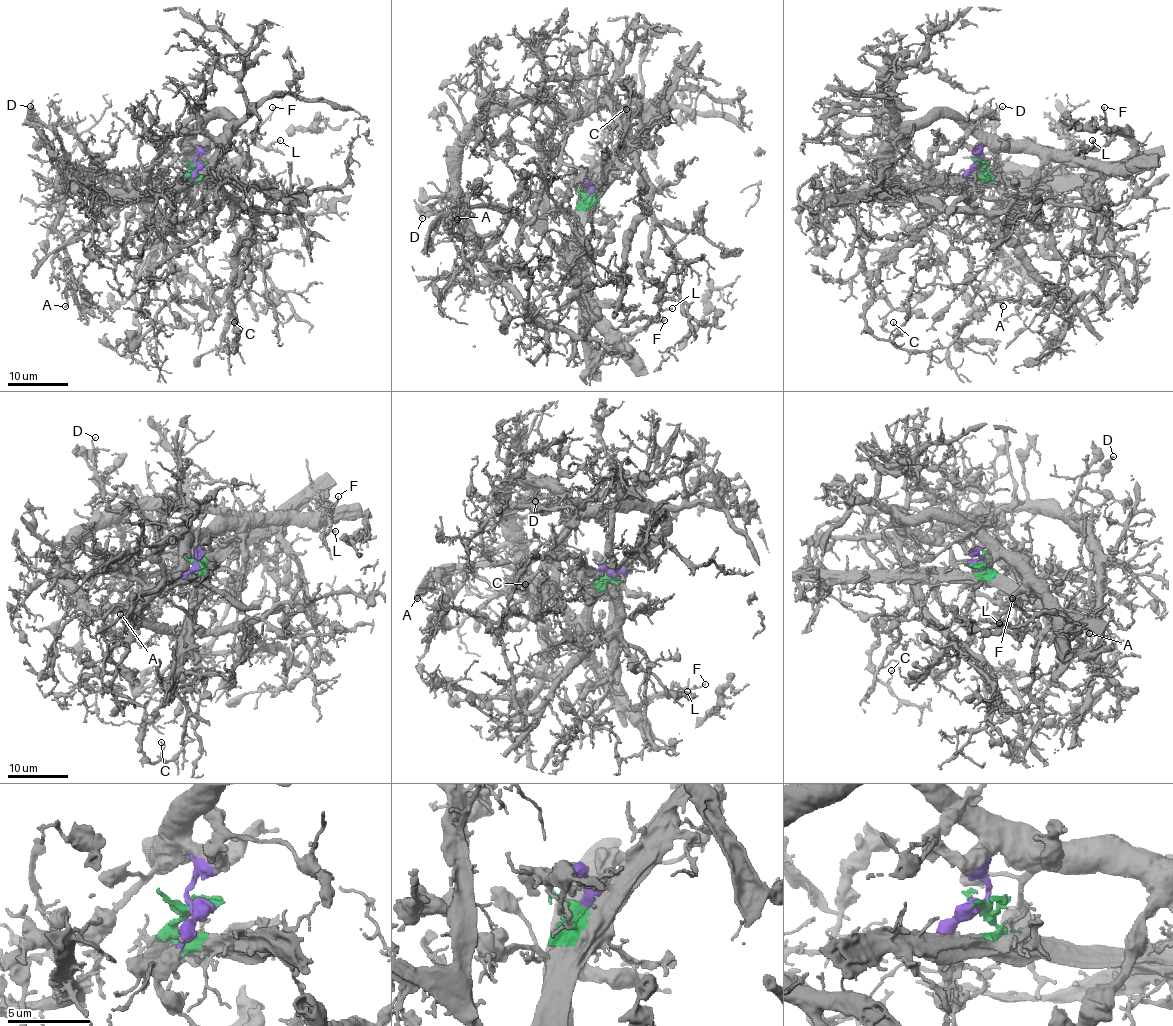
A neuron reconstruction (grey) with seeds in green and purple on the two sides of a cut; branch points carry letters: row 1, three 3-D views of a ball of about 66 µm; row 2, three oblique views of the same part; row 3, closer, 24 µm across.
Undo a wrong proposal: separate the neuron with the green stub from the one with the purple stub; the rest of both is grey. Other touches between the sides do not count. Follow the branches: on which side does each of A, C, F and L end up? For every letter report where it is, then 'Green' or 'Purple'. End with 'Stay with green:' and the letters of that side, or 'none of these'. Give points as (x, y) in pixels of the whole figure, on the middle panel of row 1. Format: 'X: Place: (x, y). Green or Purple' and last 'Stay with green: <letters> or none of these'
A: Place: (457, 219). Green
C: Place: (626, 109). Purple
F: Place: (664, 320). Green
L: Place: (672, 308). Green
Stay with green: A, F, L

